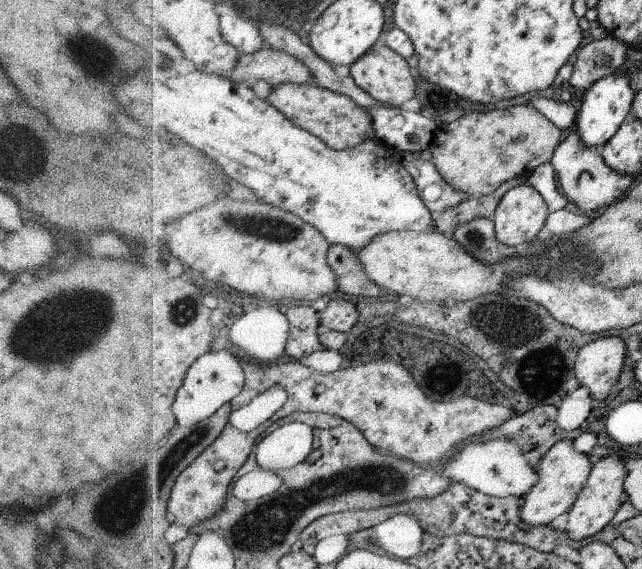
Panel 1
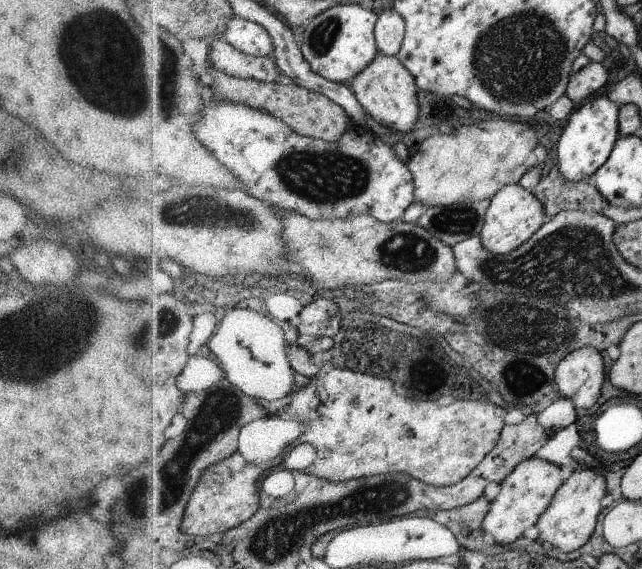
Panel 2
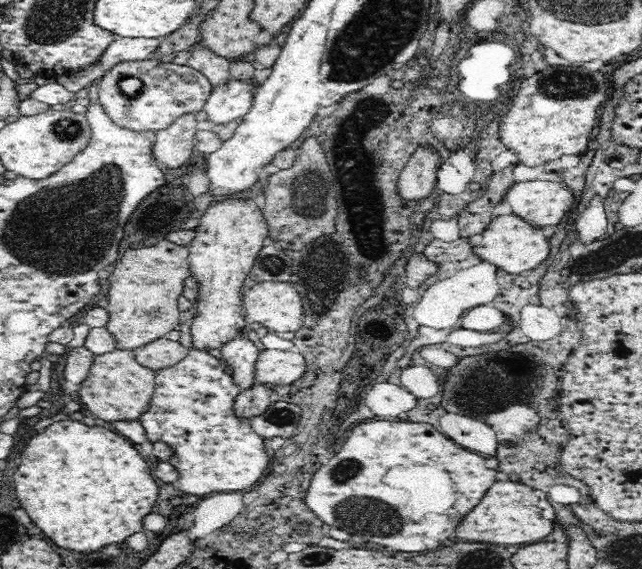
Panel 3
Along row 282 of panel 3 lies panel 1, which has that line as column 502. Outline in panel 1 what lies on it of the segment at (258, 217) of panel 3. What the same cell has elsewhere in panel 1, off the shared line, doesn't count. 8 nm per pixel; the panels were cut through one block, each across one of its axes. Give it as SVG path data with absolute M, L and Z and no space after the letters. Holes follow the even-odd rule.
M527 183L514 186L502 196L494 212L492 220L496 240L508 247L521 248L528 242L532 242L532 238L544 228L546 218L548 218L548 206L546 206L544 198Z

